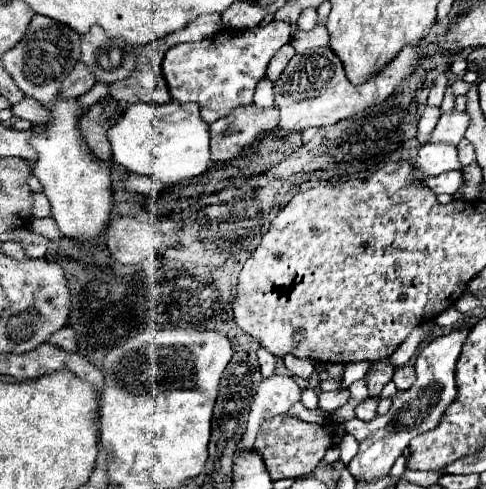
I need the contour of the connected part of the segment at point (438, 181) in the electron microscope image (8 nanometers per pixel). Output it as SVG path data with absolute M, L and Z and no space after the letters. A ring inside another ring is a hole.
M446 171L442 175L436 175L436 177L422 177L422 181L436 193L448 193L448 195L454 195L458 191L458 187L462 185L462 171Z

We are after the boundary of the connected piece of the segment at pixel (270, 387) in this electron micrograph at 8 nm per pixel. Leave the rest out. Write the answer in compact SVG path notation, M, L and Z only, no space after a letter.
M270 375L266 377L256 391L256 397L248 413L248 429L244 433L244 445L252 447L256 431L262 421L286 413L296 401L300 401L300 387L288 375Z

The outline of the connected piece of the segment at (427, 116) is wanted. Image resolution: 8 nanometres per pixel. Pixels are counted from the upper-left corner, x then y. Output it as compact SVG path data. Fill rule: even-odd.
M428 105L428 107L424 109L424 113L422 113L420 121L418 121L418 141L426 141L426 139L428 139L428 135L430 135L430 131L434 129L438 117L440 117L440 109L436 109L436 107L432 107L432 105Z

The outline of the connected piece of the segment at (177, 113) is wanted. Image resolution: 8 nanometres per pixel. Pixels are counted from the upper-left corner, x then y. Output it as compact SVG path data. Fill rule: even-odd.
M134 103L126 109L124 117L110 127L108 139L112 143L112 161L130 173L150 175L164 185L196 177L212 165L210 123L202 119L200 105L196 103Z

